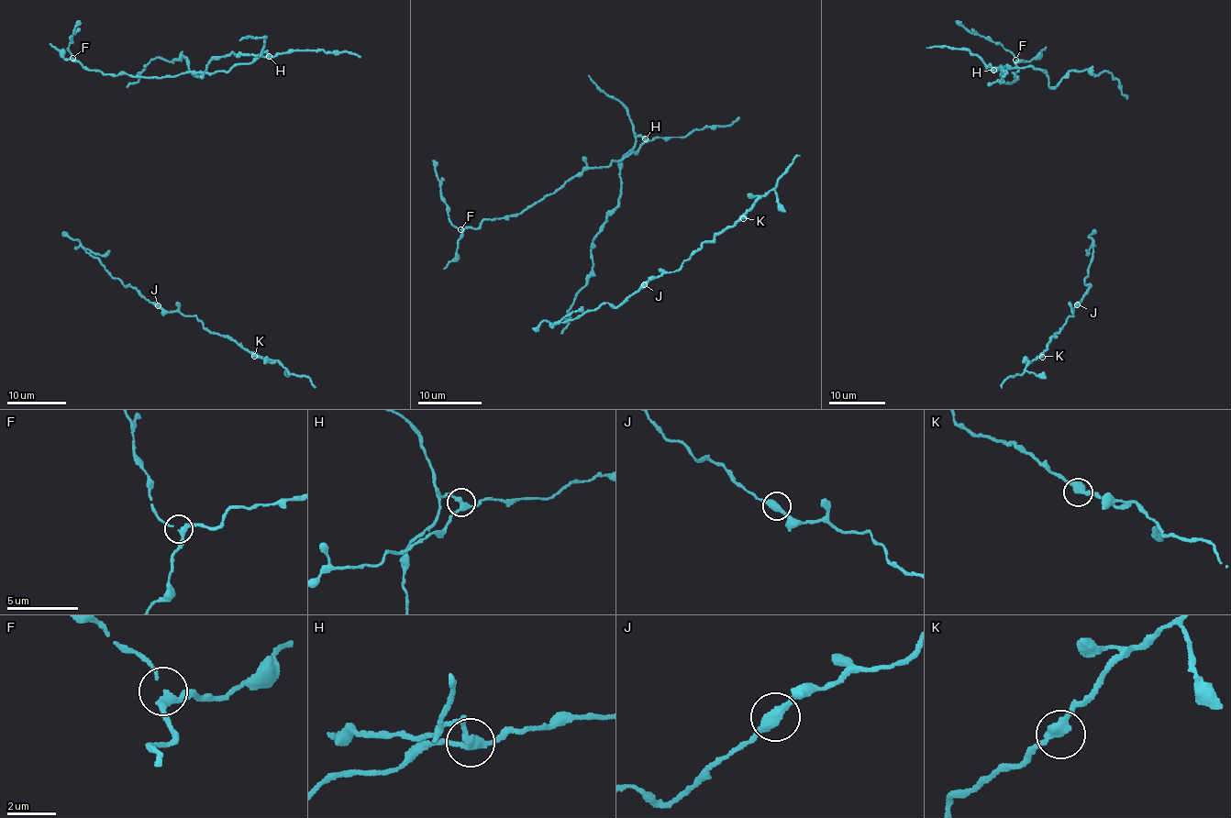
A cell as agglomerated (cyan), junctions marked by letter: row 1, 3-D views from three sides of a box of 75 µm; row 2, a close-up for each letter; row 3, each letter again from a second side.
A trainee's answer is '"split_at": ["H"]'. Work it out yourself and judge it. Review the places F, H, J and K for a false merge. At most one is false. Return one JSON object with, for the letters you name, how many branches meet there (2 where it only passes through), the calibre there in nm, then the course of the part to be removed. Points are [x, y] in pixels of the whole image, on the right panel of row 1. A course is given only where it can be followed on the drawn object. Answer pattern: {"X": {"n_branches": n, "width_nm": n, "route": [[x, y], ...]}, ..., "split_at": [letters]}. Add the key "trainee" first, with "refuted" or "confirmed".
{"trainee": "confirmed", "H": {"n_branches": 3, "width_nm": 320, "route": [[993, 70], [990, 65], [1033, 66], [1052, 86], [1072, 70], [1107, 71], [1126, 98]]}, "split_at": ["H"]}

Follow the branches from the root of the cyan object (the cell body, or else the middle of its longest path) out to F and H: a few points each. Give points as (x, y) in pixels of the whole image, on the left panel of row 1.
F: (138, 80), (158, 57), (186, 57), (201, 74), (231, 52), (257, 56), (157, 78), (103, 74), (72, 58)
H: (138, 80), (158, 57), (186, 57), (190, 71), (201, 74), (213, 59), (231, 52), (268, 57)

